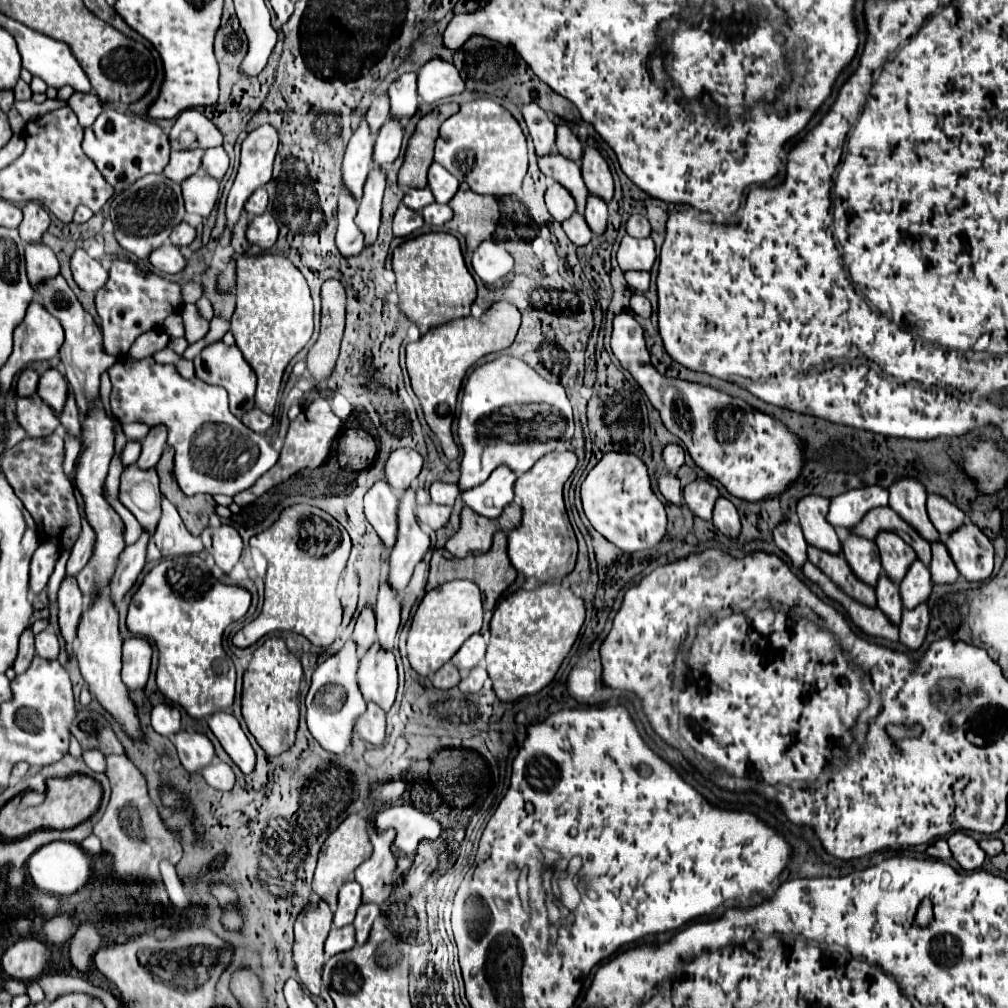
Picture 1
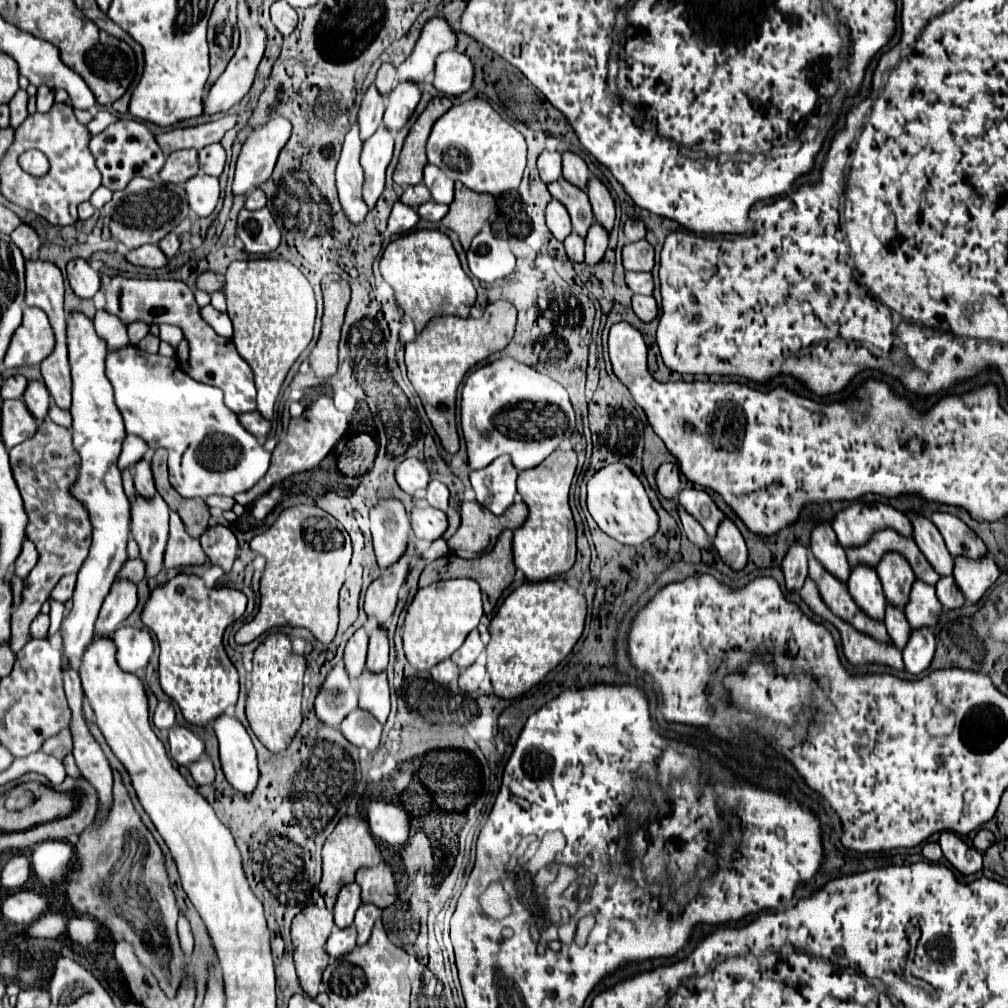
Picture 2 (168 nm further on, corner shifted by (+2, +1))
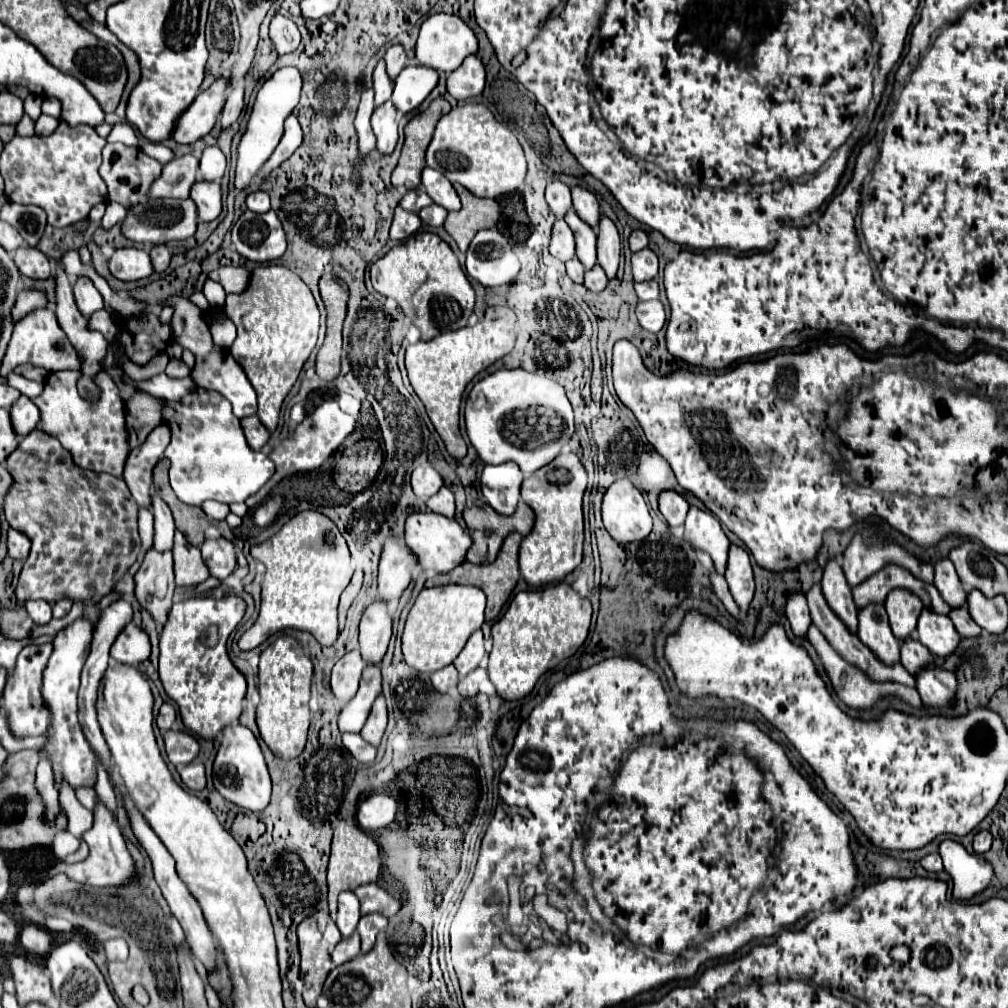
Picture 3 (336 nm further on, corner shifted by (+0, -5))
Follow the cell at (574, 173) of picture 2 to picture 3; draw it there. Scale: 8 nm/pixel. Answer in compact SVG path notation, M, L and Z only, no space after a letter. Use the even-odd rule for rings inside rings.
M576 186L572 188L572 202L574 202L574 212L584 220L588 222L590 228L598 228L598 222L600 222L600 208L598 208L598 200L592 192Z

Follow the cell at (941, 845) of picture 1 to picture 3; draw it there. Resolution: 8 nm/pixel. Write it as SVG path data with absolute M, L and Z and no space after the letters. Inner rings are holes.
M928 854L926 858L920 860L920 864L922 864L922 868L926 872L942 872L942 858L940 858L940 854Z

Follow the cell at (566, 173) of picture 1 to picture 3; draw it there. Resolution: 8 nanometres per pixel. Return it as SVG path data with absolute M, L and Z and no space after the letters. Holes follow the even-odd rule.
M570 210L564 220L570 226L570 230L574 232L578 260L584 264L586 270L592 270L596 264L596 234L594 234L594 230L586 222L582 222L578 218L578 214L574 214L574 210Z

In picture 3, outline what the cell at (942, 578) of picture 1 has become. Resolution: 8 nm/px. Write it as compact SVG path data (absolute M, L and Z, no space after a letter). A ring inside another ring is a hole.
M960 608L960 610L952 610L950 620L954 622L958 634L962 638L978 638L982 634L982 628L972 620L972 616L968 614L968 608Z

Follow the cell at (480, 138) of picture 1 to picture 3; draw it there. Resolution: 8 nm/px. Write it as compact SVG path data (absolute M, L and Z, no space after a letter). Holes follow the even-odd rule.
M484 104L452 108L438 120L434 138L426 150L426 164L440 170L450 182L460 182L480 198L496 198L524 184L526 158L518 138L500 124Z

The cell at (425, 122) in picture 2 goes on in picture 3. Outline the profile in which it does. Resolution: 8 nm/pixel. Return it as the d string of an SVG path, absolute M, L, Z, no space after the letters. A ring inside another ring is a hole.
M436 98L426 110L416 114L406 124L406 140L402 146L402 154L398 166L392 172L392 184L404 186L406 190L414 190L420 186L420 174L426 166L424 152L432 140L436 122L450 110L450 104L444 98Z

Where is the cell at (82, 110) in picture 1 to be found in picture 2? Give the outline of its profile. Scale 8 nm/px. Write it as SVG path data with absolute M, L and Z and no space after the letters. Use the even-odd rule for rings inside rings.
M98 110L96 112L96 116L86 124L86 128L92 132L92 134L98 134L98 132L102 132L108 124L112 124L112 122L116 122L116 116L114 114L110 114L110 112L106 112L106 110Z

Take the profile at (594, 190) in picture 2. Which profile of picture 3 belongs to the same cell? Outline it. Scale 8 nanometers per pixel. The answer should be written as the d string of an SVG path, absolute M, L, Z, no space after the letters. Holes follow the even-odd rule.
M602 216L600 226L598 226L598 264L606 272L608 280L612 280L618 272L620 248L622 248L620 234L618 234L614 222L610 218Z

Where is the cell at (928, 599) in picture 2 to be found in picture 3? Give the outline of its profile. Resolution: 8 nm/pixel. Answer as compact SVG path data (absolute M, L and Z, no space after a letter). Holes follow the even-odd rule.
M922 610L918 628L916 628L918 640L934 654L934 656L950 656L958 644L960 636L948 616L934 614L932 610Z

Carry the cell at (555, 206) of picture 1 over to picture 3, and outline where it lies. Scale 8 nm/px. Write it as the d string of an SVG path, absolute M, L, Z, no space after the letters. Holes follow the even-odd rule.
M556 220L552 228L552 242L550 242L550 254L556 256L562 262L568 262L574 258L574 234L566 226L564 220Z

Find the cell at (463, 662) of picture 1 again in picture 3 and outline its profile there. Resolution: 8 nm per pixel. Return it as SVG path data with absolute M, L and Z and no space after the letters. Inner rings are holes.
M476 630L470 638L468 638L468 642L466 642L466 646L462 648L462 652L458 654L458 658L454 660L454 666L456 666L456 670L460 672L460 676L466 676L468 672L472 672L478 664L480 664L480 660L484 658L484 638L482 638L482 630Z

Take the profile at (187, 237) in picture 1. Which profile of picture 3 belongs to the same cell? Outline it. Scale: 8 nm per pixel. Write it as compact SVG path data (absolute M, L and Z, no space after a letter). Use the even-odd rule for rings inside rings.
M164 244L154 246L150 250L150 260L152 260L152 266L154 266L156 272L164 272L168 268L168 264L170 264L170 258L172 256L170 256L170 252L168 252L168 248Z

